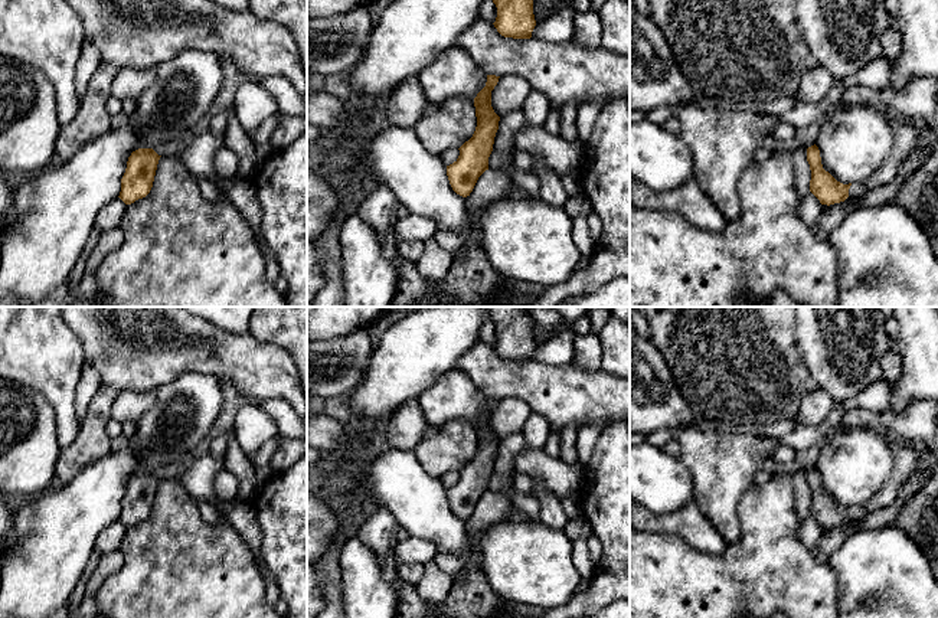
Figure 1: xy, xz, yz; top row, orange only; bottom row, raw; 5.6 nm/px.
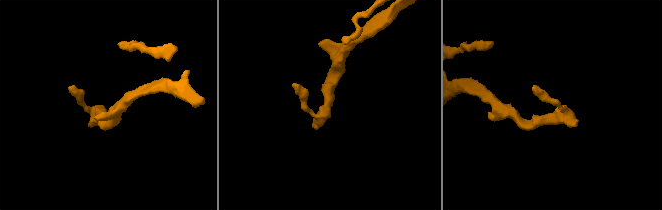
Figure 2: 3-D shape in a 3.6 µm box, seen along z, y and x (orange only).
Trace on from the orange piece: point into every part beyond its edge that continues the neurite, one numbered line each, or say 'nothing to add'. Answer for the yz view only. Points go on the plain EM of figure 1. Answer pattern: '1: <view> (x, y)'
1: yz (858, 512)

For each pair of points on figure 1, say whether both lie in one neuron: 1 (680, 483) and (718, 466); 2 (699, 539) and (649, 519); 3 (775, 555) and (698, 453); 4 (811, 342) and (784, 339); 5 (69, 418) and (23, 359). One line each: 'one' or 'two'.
1: two
2: one
3: two
4: two
5: one

